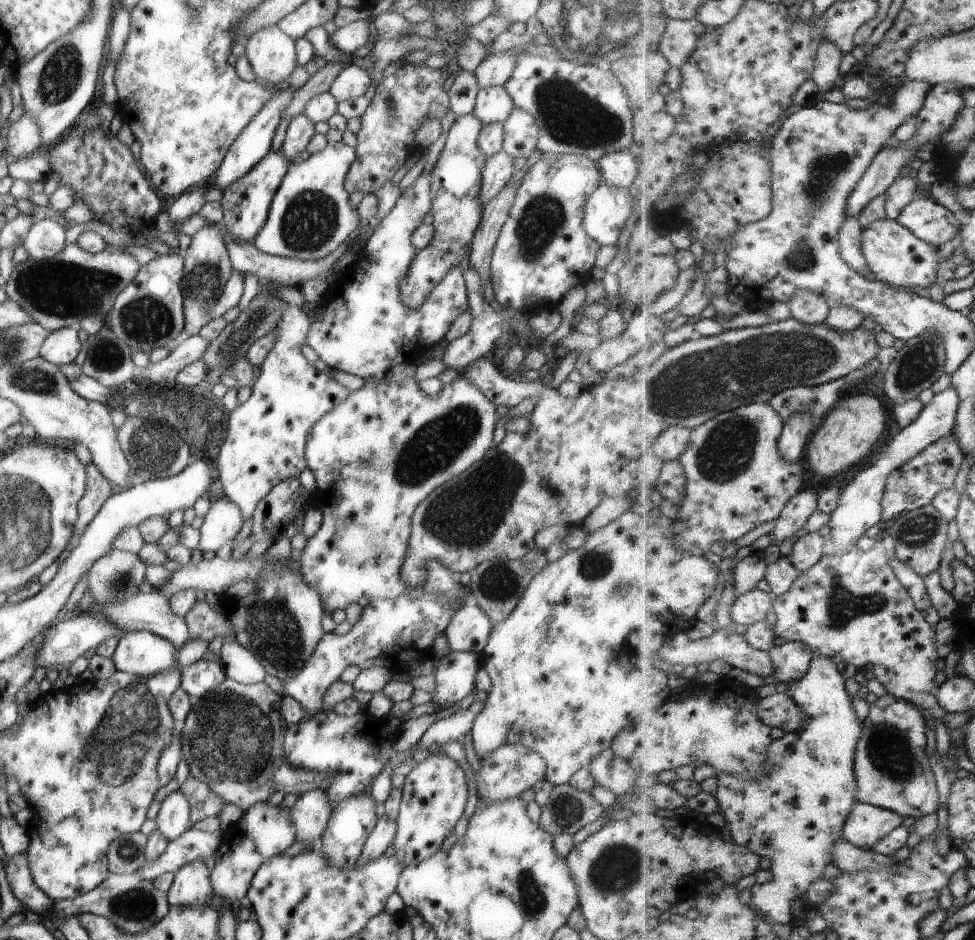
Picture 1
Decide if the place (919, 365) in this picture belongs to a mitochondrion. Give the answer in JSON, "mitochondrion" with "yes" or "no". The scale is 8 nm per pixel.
{"mitochondrion":"yes"}

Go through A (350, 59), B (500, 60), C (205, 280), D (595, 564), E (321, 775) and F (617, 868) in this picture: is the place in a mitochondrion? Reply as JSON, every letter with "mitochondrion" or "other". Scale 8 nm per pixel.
{"A":"other","B":"other","C":"mitochondrion","D":"mitochondrion","E":"other","F":"mitochondrion"}

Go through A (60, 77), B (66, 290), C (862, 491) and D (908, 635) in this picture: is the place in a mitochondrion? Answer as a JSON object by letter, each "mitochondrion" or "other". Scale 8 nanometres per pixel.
{"A":"mitochondrion","B":"mitochondrion","C":"other","D":"other"}

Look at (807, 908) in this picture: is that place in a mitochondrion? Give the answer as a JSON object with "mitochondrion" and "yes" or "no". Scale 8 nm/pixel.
{"mitochondrion":"no"}

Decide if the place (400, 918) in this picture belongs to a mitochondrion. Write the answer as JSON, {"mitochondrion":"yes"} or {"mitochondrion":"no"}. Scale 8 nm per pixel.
{"mitochondrion":"no"}

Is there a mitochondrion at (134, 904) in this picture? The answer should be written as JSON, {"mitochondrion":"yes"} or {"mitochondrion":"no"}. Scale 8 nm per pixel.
{"mitochondrion":"yes"}

